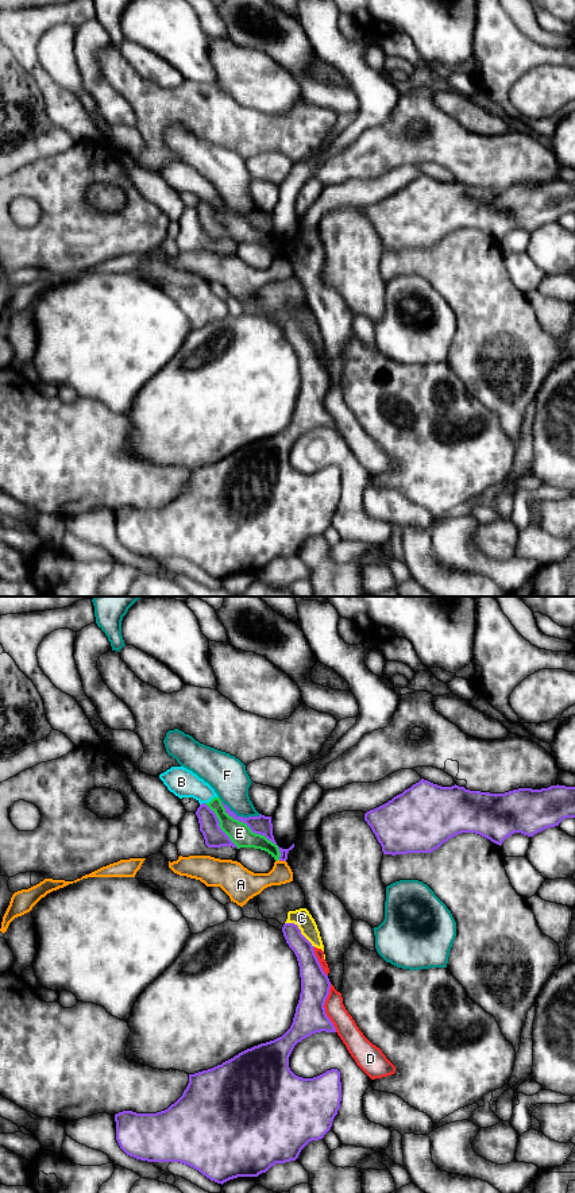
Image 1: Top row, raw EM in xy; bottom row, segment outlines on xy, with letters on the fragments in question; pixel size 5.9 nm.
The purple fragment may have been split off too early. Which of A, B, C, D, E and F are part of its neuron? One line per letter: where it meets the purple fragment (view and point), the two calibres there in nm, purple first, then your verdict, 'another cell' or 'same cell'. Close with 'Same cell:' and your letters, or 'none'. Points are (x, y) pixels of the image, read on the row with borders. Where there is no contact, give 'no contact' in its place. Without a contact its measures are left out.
A: xy (282, 860) | 120/160 nm | another cell
B: xy (203, 803) | 120/170 nm | another cell
C: xy (300, 930) | 140/100 nm | another cell
D: xy (323, 1007) | 190/130 nm | another cell
E: xy (253, 831) | 120/140 nm | another cell
F: xy (242, 817) | 120/220 nm | another cell
Same cell: none

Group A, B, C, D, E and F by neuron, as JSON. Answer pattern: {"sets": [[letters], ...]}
{"sets": [["A"], ["B", "C", "D", "E"], ["F"]]}

